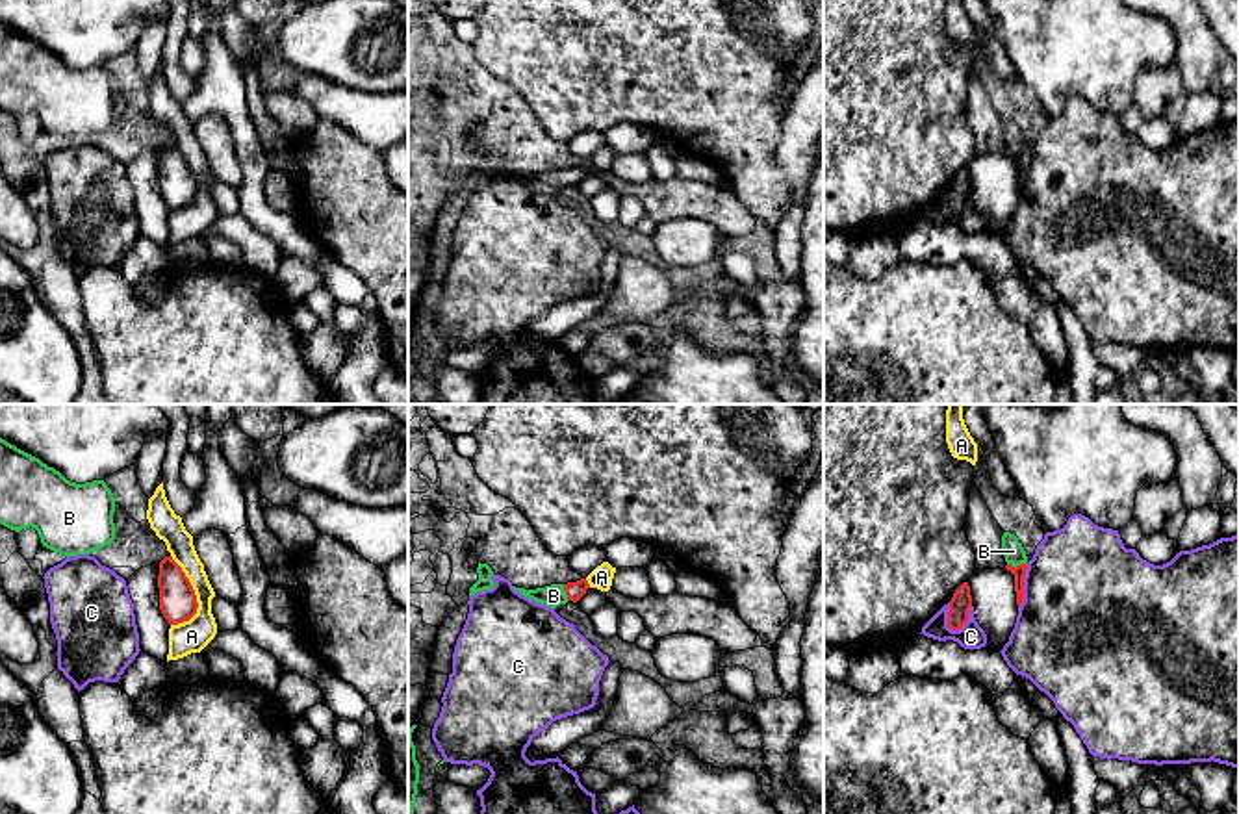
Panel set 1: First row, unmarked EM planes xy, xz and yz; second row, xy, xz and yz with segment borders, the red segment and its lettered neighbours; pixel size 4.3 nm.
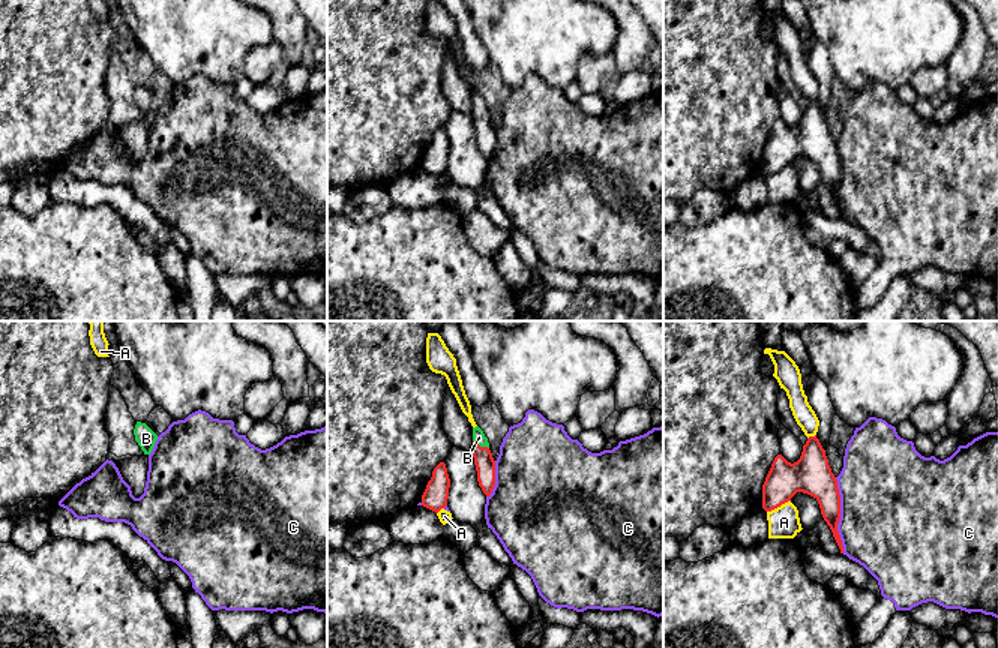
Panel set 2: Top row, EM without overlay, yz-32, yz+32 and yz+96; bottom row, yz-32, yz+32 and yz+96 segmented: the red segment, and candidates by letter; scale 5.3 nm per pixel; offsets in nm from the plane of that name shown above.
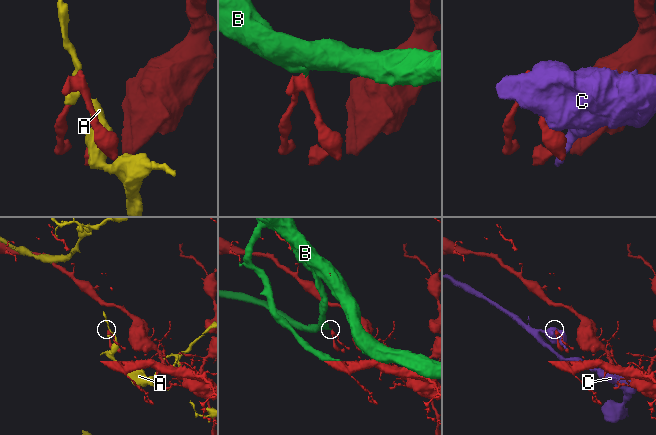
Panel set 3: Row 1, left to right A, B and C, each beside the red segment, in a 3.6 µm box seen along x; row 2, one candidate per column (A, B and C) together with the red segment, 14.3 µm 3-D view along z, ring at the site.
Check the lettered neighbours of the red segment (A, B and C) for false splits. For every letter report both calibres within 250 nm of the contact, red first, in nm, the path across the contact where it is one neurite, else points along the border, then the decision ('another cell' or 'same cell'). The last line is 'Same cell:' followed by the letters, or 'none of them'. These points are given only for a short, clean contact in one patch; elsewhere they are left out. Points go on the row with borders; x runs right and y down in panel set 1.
A: 160 nm thick on the red side, 140 nm on the other; another cell
B: 60 nm thick on the red side, 90 nm on the other; same cell
C: 90 nm thick on the red side, 110 nm on the other; another cell
Same cell: B

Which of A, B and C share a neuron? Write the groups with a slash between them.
A / B / C

